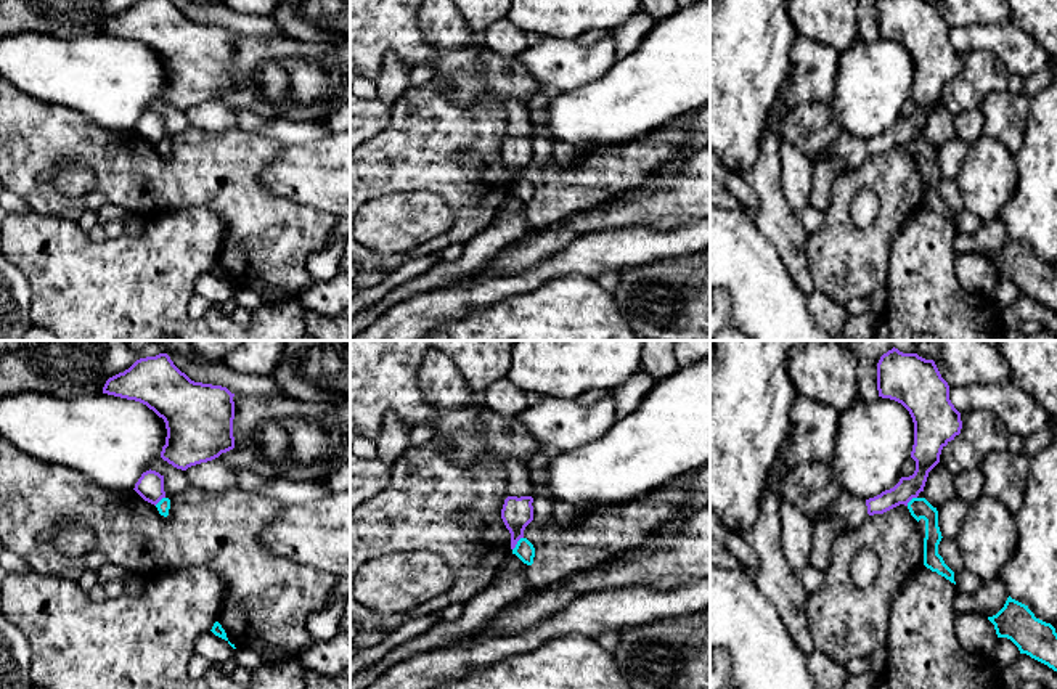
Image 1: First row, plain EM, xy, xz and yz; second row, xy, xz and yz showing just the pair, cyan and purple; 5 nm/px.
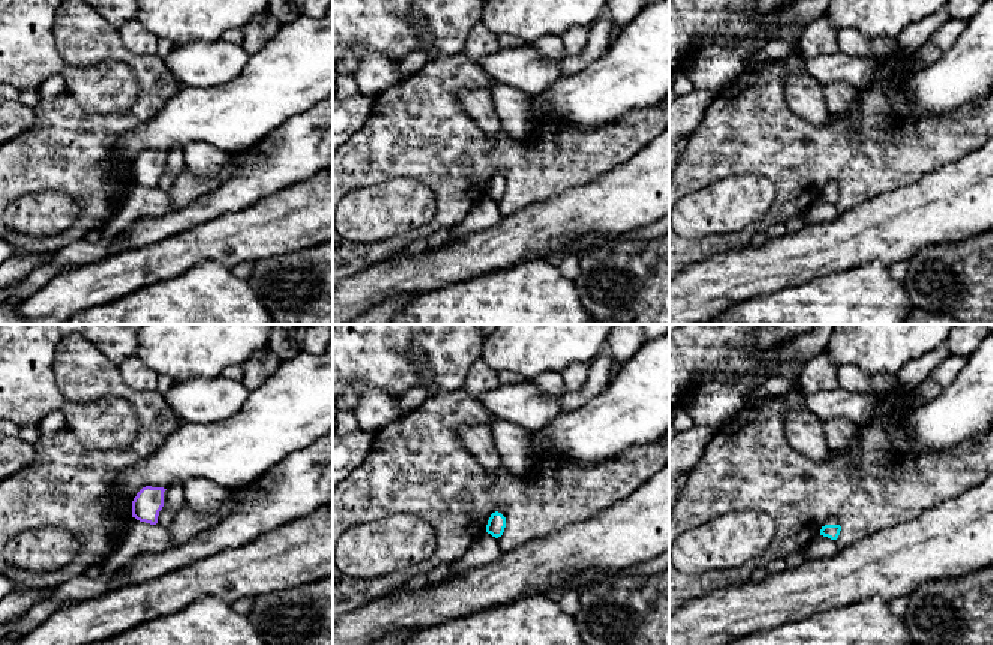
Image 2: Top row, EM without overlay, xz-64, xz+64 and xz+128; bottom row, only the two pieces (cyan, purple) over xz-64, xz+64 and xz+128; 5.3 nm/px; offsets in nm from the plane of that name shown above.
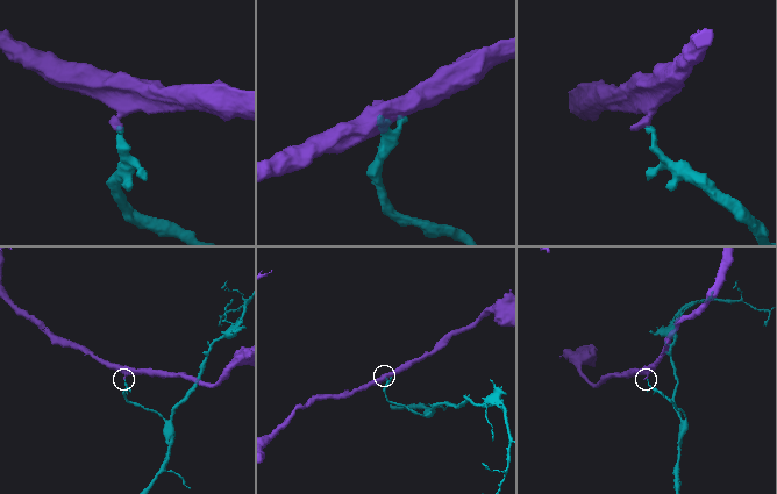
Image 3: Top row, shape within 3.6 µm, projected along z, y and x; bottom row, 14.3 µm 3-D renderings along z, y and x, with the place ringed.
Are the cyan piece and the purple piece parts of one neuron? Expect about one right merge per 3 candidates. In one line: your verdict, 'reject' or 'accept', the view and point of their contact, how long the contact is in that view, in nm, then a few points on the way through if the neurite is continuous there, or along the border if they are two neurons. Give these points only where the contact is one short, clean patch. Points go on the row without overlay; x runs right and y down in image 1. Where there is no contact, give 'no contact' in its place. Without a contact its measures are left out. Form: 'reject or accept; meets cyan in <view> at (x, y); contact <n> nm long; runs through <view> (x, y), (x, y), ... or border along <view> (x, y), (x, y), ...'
reject; meets cyan in xz at (518, 183); contact 90 nm long; border along xz (522, 177), (513, 190)

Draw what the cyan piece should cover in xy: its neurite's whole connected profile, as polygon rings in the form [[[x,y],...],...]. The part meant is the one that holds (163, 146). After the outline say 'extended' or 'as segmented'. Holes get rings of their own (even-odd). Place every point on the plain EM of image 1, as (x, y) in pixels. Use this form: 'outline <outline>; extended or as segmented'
outline [[[162,98],[153,100],[149,109],[159,112],[164,117],[165,137],[156,145],[156,148],[161,156],[167,157],[170,149],[170,140],[190,125],[186,112],[173,108]]]; extended

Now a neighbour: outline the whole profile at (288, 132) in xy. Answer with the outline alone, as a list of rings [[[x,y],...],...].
[[[247,108],[236,109],[235,127],[271,138],[283,146],[308,145],[331,135],[323,120],[296,122],[288,119],[281,109],[273,117],[262,117]]]

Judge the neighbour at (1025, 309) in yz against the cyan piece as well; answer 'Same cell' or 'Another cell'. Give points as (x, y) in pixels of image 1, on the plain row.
Another cell

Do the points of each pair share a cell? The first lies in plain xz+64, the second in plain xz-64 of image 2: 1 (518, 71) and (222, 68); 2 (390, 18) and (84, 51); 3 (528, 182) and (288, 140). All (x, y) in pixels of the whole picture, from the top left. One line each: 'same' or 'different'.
1: same
2: different
3: different

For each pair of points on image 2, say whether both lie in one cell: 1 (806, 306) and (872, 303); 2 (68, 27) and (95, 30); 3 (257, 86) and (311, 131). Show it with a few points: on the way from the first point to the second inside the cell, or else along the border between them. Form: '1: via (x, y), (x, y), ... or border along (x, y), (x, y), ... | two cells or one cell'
1: via (822, 306), (855, 306) | one cell
2: via (74, 27), (89, 30) | one cell
3: border along (317, 102), (290, 117), (266, 137) | two cells

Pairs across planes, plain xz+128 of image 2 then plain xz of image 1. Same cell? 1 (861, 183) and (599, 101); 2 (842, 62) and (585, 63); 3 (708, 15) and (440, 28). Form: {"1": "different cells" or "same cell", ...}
{"1": "different cells", "2": "same cell", "3": "different cells"}

